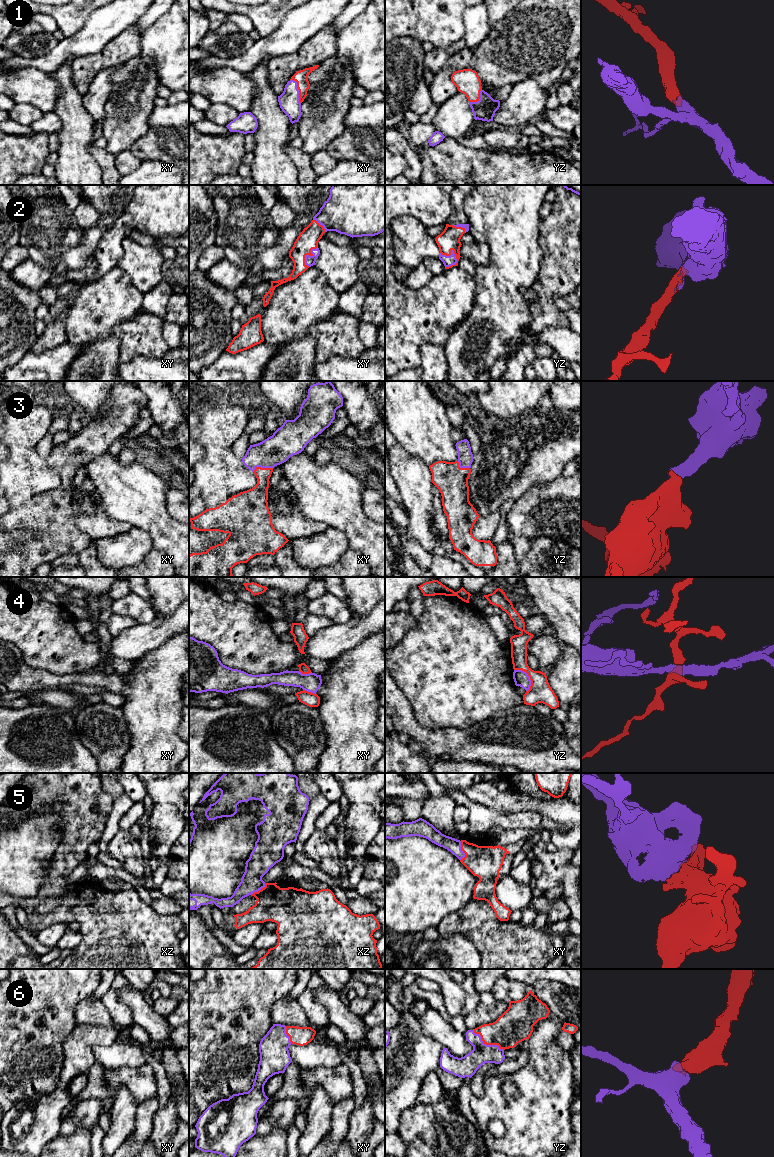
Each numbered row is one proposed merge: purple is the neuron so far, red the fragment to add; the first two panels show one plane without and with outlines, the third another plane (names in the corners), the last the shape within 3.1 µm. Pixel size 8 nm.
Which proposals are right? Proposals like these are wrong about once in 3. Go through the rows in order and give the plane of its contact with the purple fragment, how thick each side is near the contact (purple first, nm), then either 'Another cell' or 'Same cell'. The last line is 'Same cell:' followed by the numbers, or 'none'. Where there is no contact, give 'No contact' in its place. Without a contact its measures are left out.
1: Touches purple in xy. Thickness 160 nm (purple) against 110 nm. Same cell
2: Touches purple in yz. Thickness 90 nm (purple) against 170 nm. Same cell
3: Touches purple in xy. Thickness 240 nm (purple) against 170 nm. Same cell
4: Touches purple in yz. Thickness 120 nm (purple) against 180 nm. Another cell
5: Touches purple in xy. Thickness 120 nm (purple) against 260 nm. Same cell
6: Touches purple in yz. Thickness 170 nm (purple) against 260 nm. Same cell
Same cell: 1, 2, 3, 5, 6

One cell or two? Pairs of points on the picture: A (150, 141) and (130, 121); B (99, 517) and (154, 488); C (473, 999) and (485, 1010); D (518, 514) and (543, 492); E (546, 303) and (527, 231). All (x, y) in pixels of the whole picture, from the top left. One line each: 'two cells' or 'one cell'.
A: two cells
B: two cells
C: two cells
D: one cell
E: two cells

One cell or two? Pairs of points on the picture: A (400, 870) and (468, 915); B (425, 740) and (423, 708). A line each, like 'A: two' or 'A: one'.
A: two
B: two

